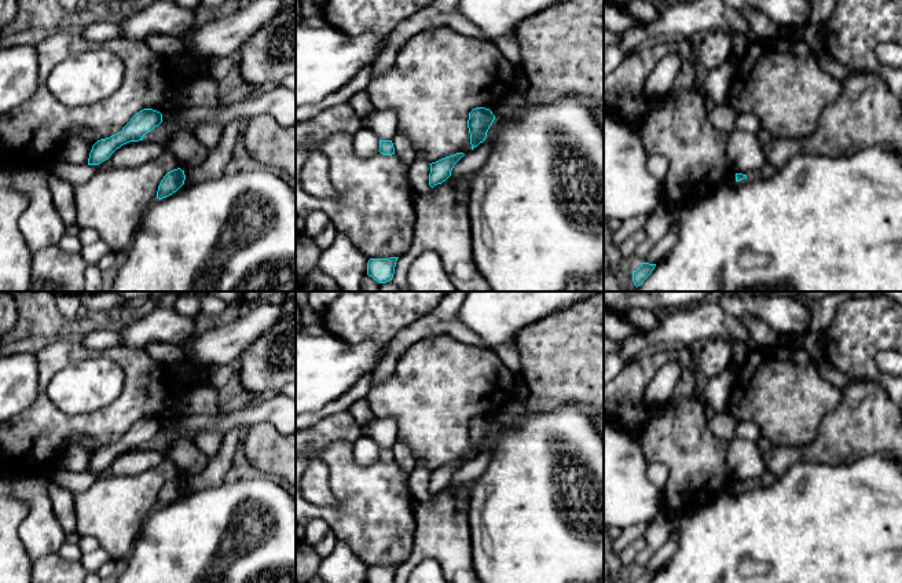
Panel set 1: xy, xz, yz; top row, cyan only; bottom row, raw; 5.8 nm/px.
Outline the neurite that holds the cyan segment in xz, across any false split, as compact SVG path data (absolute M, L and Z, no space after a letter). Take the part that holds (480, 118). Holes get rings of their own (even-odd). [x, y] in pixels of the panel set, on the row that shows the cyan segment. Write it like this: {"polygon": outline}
{"polygon": "M476 107L469 113L468 128L470 133L472 150L483 143L492 125L495 116L490 109Z"}

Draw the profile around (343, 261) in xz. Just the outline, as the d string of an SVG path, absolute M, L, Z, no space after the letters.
M337 234L334 242L322 250L316 267L342 292L360 292L360 280L367 275L368 260L346 235Z

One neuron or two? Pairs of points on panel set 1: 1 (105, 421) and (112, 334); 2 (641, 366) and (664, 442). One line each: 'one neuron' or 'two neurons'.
1: two neurons
2: one neuron

